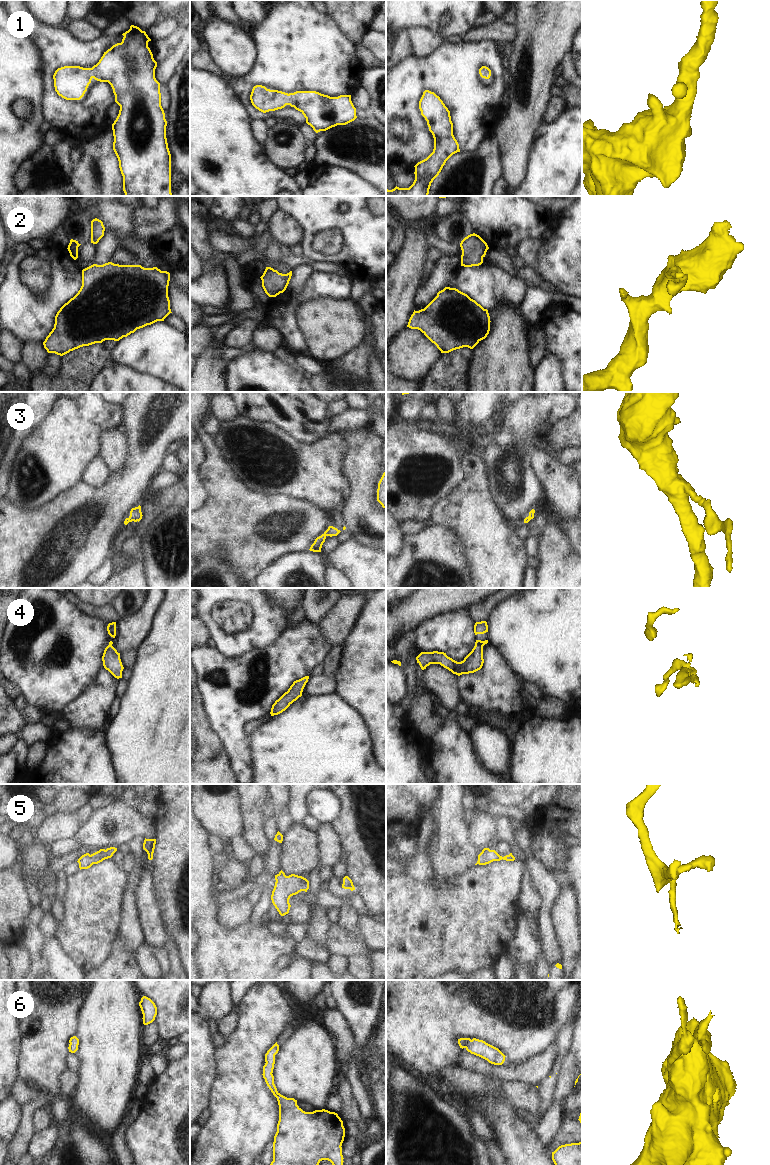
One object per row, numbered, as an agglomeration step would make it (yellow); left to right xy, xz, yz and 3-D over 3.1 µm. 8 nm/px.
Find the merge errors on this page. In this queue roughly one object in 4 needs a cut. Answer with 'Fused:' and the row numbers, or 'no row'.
Fused: no row

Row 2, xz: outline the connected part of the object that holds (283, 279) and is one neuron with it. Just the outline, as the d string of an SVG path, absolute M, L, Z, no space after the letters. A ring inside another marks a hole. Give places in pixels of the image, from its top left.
M266 267L263 275L260 277L262 280L262 287L269 297L276 297L283 293L291 279L292 271L287 274L279 273L271 267Z

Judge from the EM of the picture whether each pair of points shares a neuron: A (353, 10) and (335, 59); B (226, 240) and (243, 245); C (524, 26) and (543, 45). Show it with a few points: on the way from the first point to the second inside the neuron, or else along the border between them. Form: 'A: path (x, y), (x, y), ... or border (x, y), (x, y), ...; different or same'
A: border (329, 15), (342, 32), (355, 43); different
B: path (230, 244), (239, 245); same
C: path (529, 31), (538, 40); same

